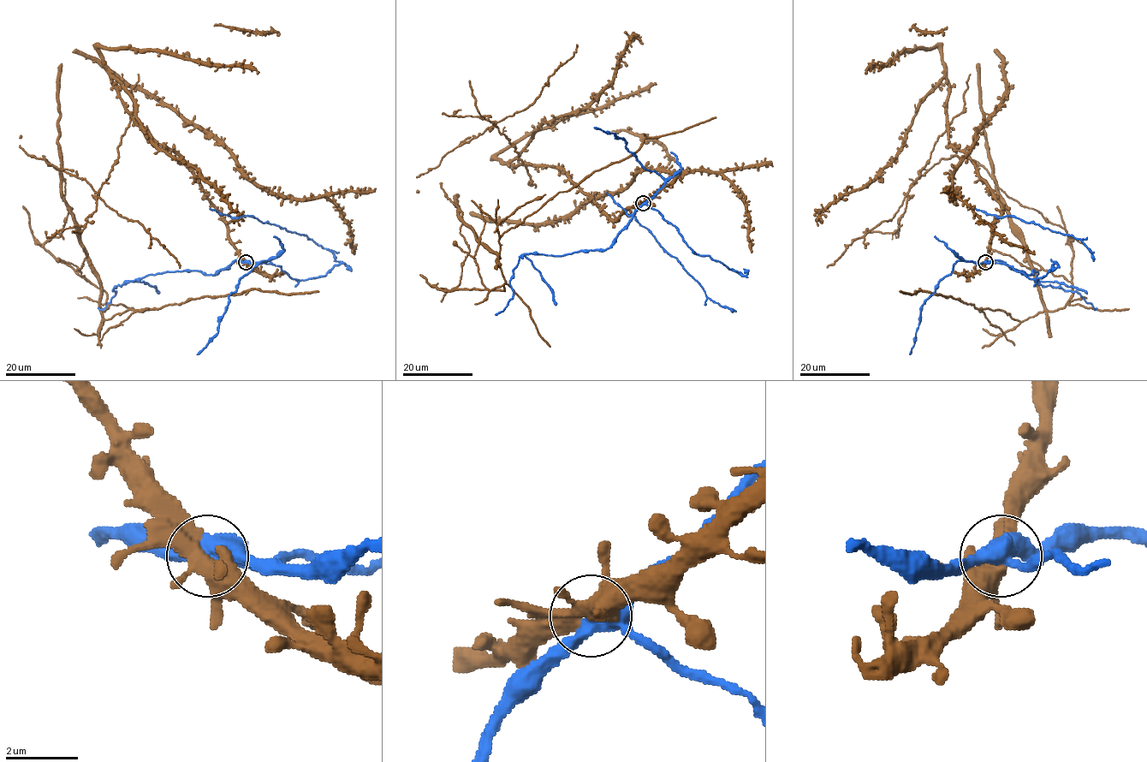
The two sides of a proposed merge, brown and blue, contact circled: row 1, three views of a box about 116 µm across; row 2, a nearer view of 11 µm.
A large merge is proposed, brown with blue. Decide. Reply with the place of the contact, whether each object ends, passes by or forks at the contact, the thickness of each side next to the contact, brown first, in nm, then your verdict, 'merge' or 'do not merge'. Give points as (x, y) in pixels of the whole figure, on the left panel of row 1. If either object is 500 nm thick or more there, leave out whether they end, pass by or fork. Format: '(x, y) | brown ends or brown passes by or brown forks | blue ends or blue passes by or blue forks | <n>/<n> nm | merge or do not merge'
(246, 262) | brown forks | blue forks | 400/400 nm | do not merge

